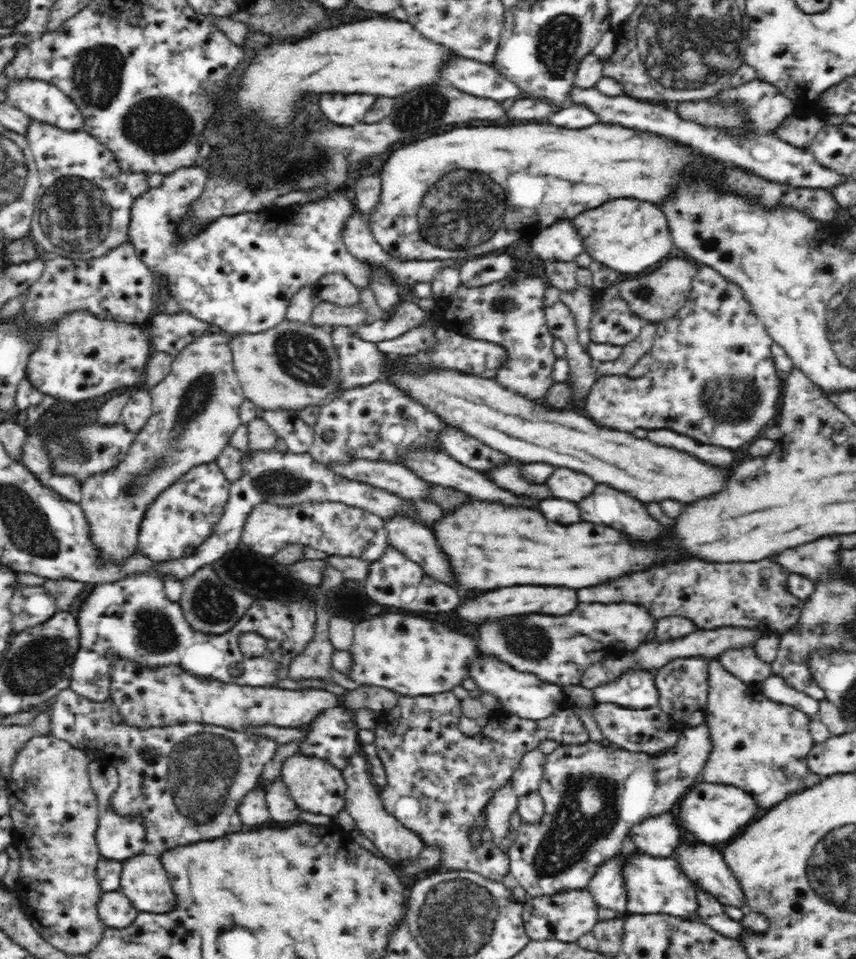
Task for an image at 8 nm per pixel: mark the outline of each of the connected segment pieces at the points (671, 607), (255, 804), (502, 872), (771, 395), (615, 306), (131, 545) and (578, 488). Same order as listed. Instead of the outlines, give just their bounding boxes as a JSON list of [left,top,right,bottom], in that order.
[[578,558,804,637],[237,780,271,827],[374,692,589,882],[584,265,782,448],[590,284,647,347],[79,332,245,562],[546,468,597,502]]

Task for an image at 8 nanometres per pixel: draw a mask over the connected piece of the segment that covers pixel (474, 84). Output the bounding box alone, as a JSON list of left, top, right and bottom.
[442,56,522,102]

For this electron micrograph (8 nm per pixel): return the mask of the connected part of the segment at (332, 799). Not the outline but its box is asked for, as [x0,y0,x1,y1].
[281,752,346,818]

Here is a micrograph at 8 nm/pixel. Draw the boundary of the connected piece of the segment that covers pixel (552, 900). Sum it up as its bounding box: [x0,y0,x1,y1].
[522,888,599,943]

